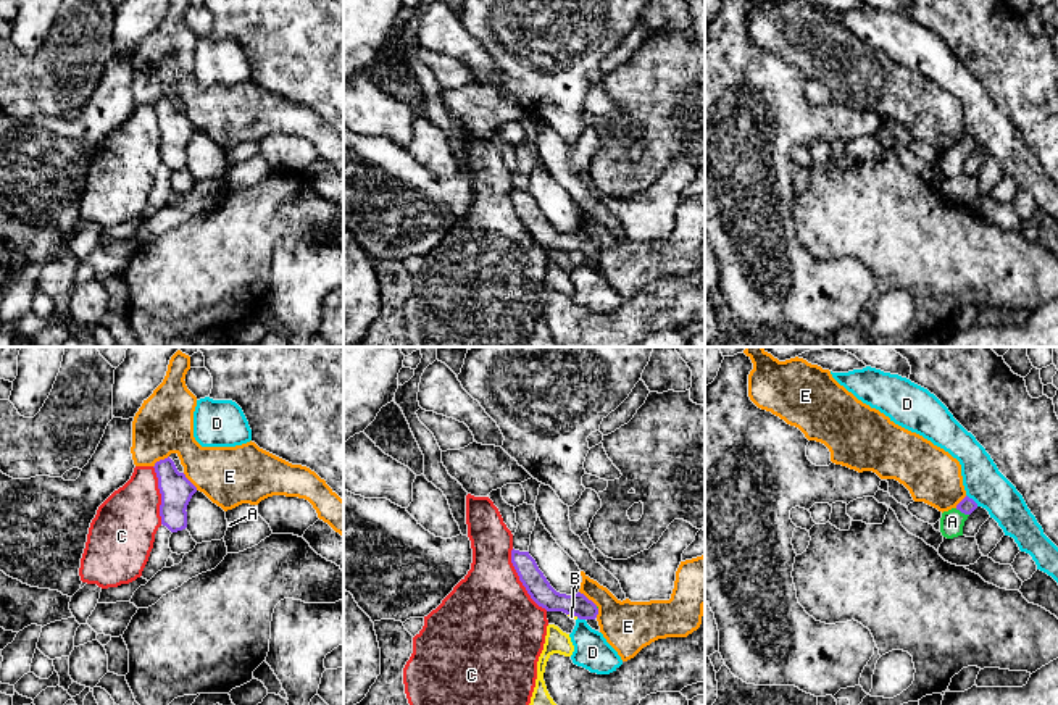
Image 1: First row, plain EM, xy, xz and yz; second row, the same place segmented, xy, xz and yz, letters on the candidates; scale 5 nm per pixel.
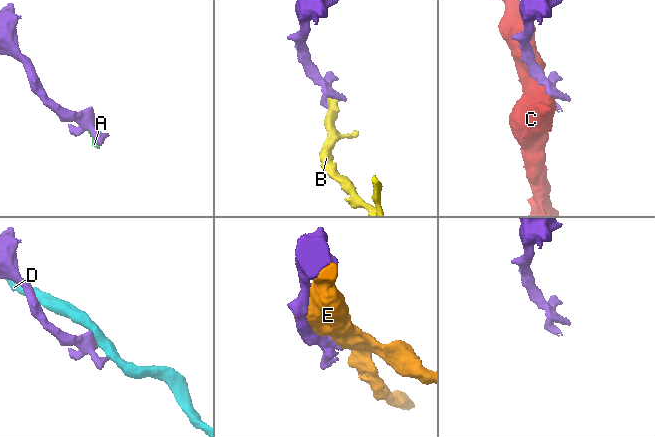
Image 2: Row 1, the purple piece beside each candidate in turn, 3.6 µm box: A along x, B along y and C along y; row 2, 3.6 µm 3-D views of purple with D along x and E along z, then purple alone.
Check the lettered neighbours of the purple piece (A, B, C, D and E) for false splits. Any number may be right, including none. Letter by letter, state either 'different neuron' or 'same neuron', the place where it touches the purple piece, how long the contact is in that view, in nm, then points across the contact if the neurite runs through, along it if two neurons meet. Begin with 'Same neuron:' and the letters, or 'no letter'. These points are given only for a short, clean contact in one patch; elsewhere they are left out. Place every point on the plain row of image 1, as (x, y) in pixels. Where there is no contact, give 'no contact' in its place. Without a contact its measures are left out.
Same neuron: A
A: same neuron; contact yz (962, 150); length 80 nm; way yz (966, 144), (962, 150), (952, 160)
B: different neuron; contact xz (573, 252); length 60 nm; border xz (568, 252), (578, 255)
C: different neuron; contact xz (520, 218); length 360 nm
D: different neuron; contact yz (973, 139); length 90 nm; border yz (966, 133), (978, 144)
E: different neuron; contact xz (587, 237); length 120 nm

